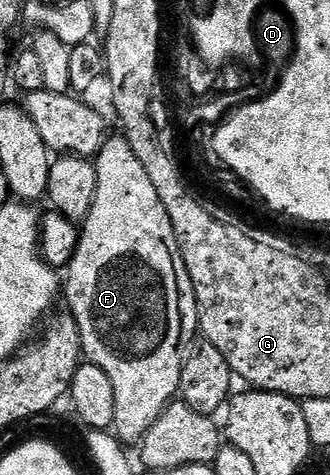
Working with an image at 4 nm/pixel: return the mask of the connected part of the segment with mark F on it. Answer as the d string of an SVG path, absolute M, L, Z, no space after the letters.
M107 136L102 149L96 154L94 161L96 199L92 199L92 207L88 211L86 220L81 222L78 246L75 249L74 258L71 259L64 273L64 301L66 297L67 303L70 304L67 305L68 312L76 319L76 327L80 327L80 339L85 360L100 367L112 381L112 388L115 391L113 432L123 443L129 443L129 441L138 443L148 431L148 427L152 427L152 423L166 410L166 406L179 396L182 365L186 361L187 350L190 348L191 342L195 340L196 334L199 332L198 304L192 287L192 279L188 275L188 267L184 267L182 252L178 246L176 235L172 231L172 221L168 219L168 211L164 211L164 203L160 203L160 195L156 195L156 187L152 187L152 179L148 179L148 171L144 171L144 163L140 163L140 159L136 159L136 151L132 151L125 136L117 136Z

